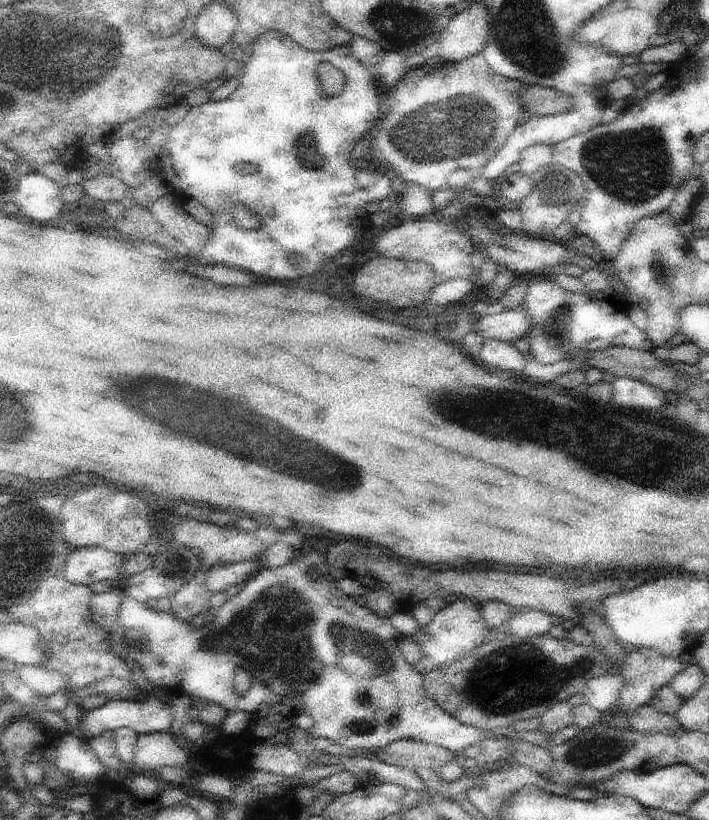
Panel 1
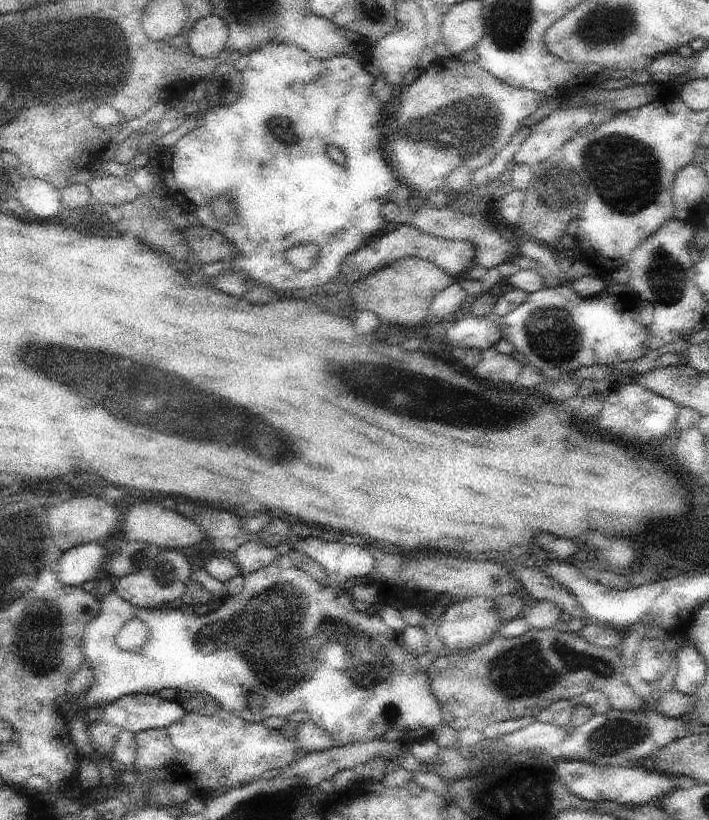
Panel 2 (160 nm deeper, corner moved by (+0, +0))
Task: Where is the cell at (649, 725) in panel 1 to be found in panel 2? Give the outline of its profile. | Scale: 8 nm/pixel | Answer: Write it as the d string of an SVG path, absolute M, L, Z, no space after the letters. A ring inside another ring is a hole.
M553 627L530 628L523 635L506 639L497 634L486 644L465 652L439 653L427 670L436 700L440 703L445 724L460 730L476 729L480 732L490 723L522 717L537 717L545 708L560 699L572 700L587 690L598 689L608 696L611 708L619 711L643 711L649 701L644 700L630 686L623 671L619 650L588 642L578 632L567 629L561 633Z

